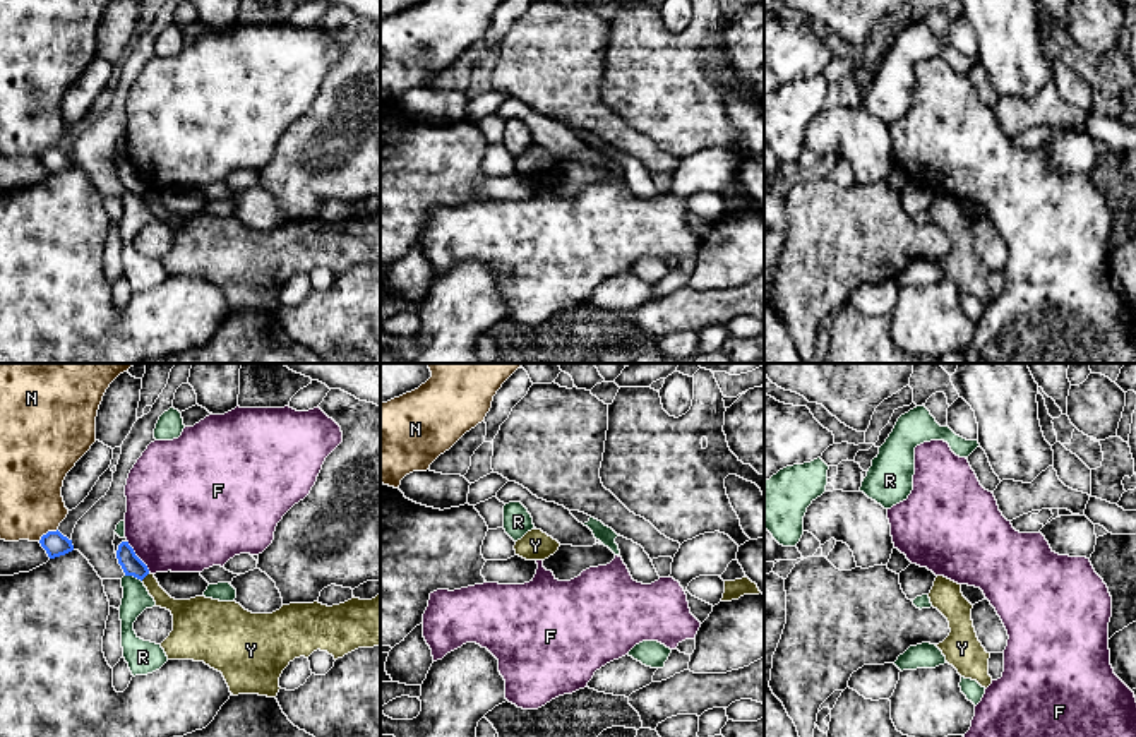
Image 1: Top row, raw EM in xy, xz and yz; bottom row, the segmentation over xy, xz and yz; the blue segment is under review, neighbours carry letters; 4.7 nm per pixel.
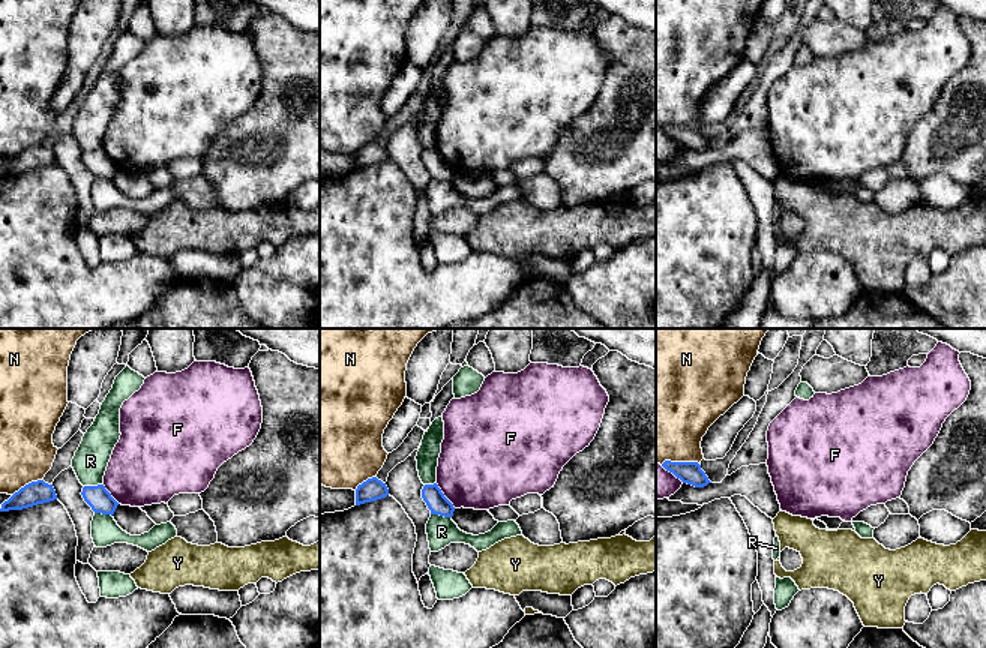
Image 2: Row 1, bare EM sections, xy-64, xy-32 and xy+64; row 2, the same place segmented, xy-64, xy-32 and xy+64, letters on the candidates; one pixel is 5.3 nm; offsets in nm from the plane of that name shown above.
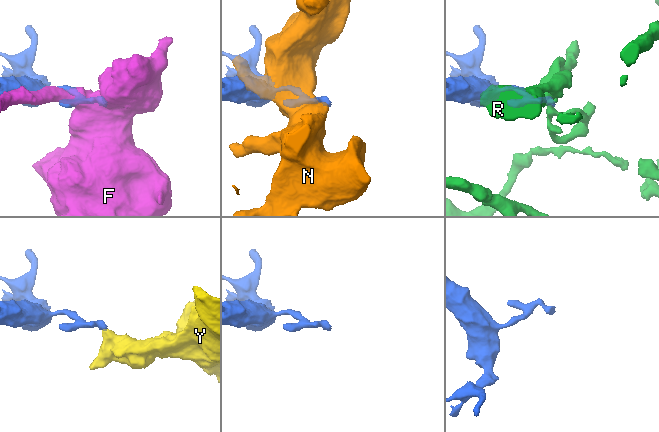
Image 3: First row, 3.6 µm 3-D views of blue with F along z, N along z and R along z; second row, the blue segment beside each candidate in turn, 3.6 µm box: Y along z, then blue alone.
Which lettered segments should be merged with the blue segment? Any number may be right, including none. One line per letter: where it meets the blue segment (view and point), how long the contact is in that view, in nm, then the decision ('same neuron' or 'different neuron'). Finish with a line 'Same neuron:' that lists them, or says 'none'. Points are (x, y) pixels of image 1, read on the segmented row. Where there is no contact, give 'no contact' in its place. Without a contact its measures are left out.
F: contact xy (136, 556); length 190 nm; different neuron
N: contact xy (47, 533); length 110 nm; different neuron
R: contact xy (134, 576); length 90 nm; different neuron
Y: contact xy (144, 576); length 60 nm; different neuron
Same neuron: none

